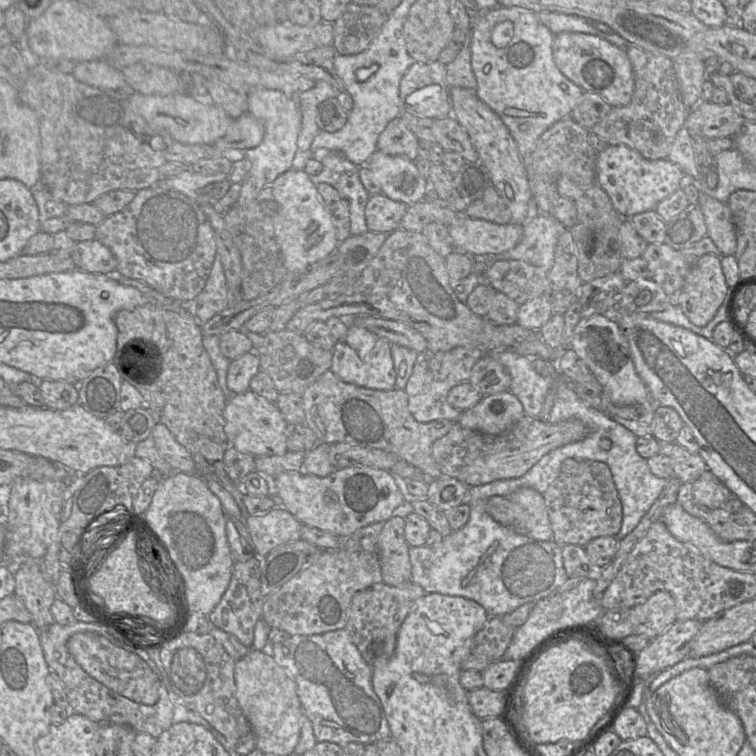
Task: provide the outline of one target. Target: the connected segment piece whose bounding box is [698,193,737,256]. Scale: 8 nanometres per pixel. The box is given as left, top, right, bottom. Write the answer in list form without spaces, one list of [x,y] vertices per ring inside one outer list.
[[[700,193],[698,203],[704,215],[707,236],[723,256],[734,255],[737,246],[736,230],[727,203],[722,203],[704,193]]]

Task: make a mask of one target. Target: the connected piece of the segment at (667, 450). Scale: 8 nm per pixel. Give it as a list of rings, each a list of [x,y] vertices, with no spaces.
[[[676,442],[662,444],[659,453],[671,459],[673,477],[681,483],[693,481],[707,470],[707,465],[699,453],[690,453]]]

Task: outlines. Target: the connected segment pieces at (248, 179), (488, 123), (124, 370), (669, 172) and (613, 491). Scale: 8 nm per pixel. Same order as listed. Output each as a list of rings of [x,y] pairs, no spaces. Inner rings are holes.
[[[253,89],[247,93],[248,113],[264,126],[262,142],[255,148],[245,151],[244,158],[251,163],[251,168],[241,182],[241,191],[236,206],[249,204],[267,185],[288,171],[297,151],[297,139],[301,128],[301,111],[296,97],[289,97],[280,90]]]
[[[451,87],[449,88],[449,97],[452,116],[467,132],[481,163],[488,170],[491,185],[496,188],[511,211],[512,223],[523,225],[527,218],[532,192],[516,141],[499,115],[478,98],[476,90]]]
[[[113,272],[112,274],[105,274],[105,275],[110,275],[114,280],[116,280],[118,283],[125,285],[125,286],[131,286],[133,288],[138,289],[144,296],[148,298],[148,303],[137,307],[133,310],[121,310],[116,313],[114,317],[114,322],[118,330],[117,334],[117,346],[116,346],[116,352],[115,356],[113,359],[113,363],[117,367],[122,380],[128,381],[131,383],[134,387],[137,388],[137,390],[142,394],[143,396],[143,406],[142,408],[147,408],[152,416],[155,419],[155,423],[163,423],[164,425],[167,426],[167,428],[171,431],[171,433],[174,435],[175,439],[182,445],[184,446],[191,454],[193,457],[193,460],[195,462],[196,466],[196,473],[202,477],[203,479],[214,479],[216,482],[218,482],[226,491],[228,491],[232,497],[234,498],[235,502],[237,503],[239,509],[241,510],[243,514],[243,519],[249,515],[245,504],[243,502],[243,496],[246,494],[242,487],[240,485],[235,484],[227,475],[224,464],[222,462],[224,458],[225,451],[227,448],[230,446],[227,440],[227,437],[224,432],[224,426],[225,426],[225,419],[223,416],[224,409],[226,407],[227,401],[226,401],[226,396],[223,393],[216,374],[216,370],[214,366],[212,365],[212,362],[210,360],[210,357],[208,353],[206,352],[202,340],[203,340],[203,333],[201,329],[201,324],[198,322],[196,317],[189,311],[185,306],[182,306],[180,302],[175,301],[174,299],[168,298],[150,286],[135,280],[131,279],[128,277],[125,277],[119,273]]]
[[[625,144],[609,145],[597,156],[596,183],[608,194],[613,207],[623,218],[655,209],[660,201],[679,189],[684,174],[670,160],[646,159]]]
[[[580,461],[578,473],[560,473],[543,493],[553,540],[560,544],[585,547],[592,539],[616,536],[622,525],[622,504],[612,474],[604,462]]]

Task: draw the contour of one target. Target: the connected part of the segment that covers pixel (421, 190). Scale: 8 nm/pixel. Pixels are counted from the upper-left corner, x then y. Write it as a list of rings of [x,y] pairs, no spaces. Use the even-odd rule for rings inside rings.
[[[376,150],[366,163],[388,198],[413,205],[428,198],[429,181],[424,179],[414,161]]]

